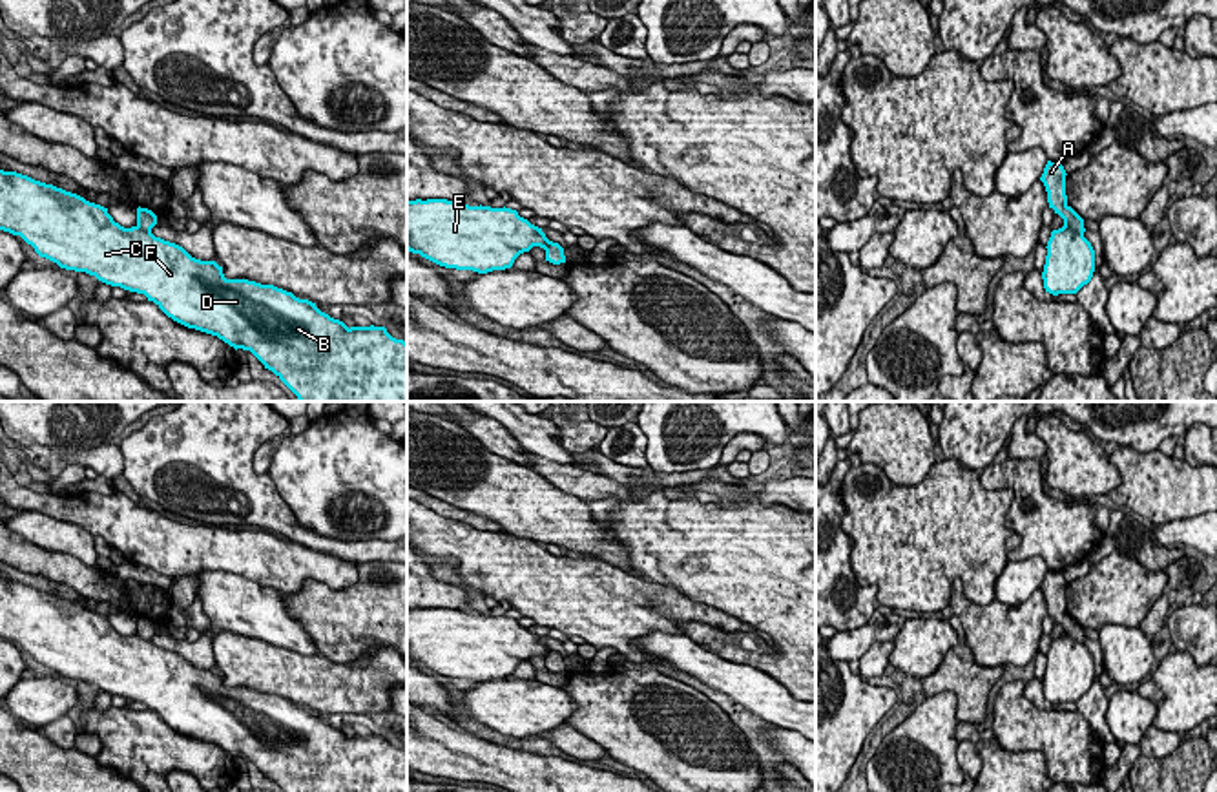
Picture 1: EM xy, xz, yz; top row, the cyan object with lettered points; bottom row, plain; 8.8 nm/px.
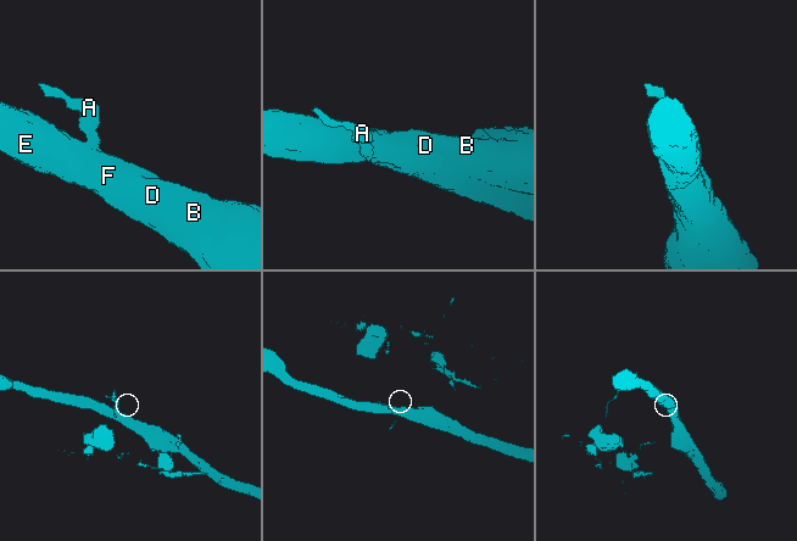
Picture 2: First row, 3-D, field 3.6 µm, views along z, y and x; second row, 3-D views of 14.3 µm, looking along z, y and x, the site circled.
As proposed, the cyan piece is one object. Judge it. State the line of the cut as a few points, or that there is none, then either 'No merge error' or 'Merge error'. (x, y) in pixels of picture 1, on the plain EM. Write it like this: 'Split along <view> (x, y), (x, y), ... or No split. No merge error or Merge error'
Split along yz (1064, 632), (1082, 645). Merge error

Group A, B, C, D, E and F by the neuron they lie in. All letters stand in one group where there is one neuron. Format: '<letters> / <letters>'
A / B C D E F

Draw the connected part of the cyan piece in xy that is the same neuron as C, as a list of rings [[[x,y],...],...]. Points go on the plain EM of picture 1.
[[[0,578],[0,639],[20,644],[40,666],[60,677],[86,681],[106,693],[144,703],[173,730],[217,745],[235,759],[250,759],[283,792],[407,792],[407,752],[392,746],[385,735],[348,737],[292,701],[248,688],[226,688],[215,670],[195,668],[182,655],[139,635],[124,637],[113,630],[108,617],[53,593]]]

